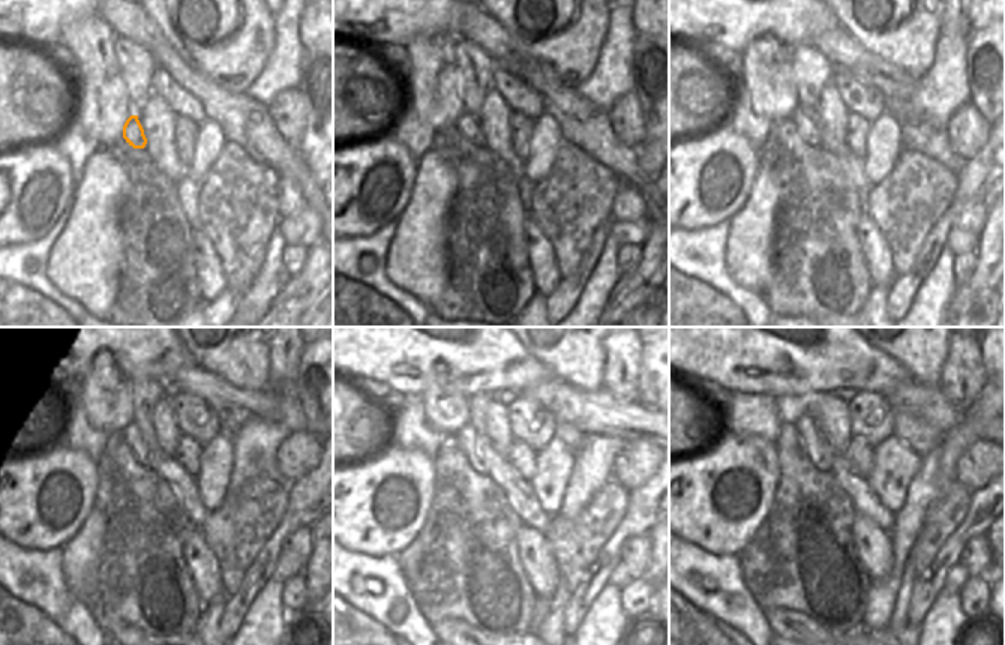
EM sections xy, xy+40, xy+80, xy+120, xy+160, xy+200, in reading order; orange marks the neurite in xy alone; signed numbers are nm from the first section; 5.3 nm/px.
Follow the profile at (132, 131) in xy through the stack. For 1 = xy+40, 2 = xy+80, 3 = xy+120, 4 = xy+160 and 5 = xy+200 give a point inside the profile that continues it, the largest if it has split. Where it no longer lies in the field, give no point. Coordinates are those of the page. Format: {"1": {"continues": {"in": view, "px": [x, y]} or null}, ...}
{"1": {"continues": {"in": "xy+40", "px": [467, 125]}}, "2": {"continues": {"in": "xy+80", "px": [809, 131]}}, "3": {"continues": {"in": "xy+120", "px": [131, 435]}}, "4": {"continues": {"in": "xy+160", "px": [471, 443]}}, "5": {"continues": {"in": "xy+200", "px": [821, 455]}}}

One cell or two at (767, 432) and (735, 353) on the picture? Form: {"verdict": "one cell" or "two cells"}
{"verdict": "two cells"}

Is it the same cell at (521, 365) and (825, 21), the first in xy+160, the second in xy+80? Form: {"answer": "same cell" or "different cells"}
{"answer": "same cell"}

